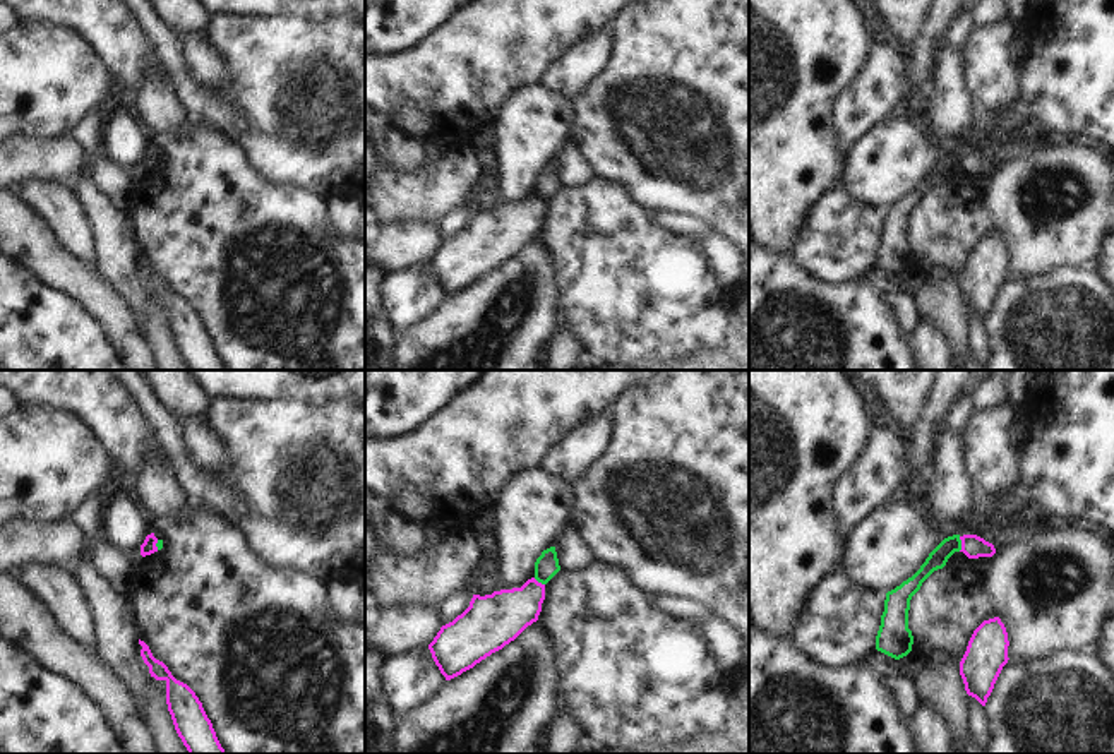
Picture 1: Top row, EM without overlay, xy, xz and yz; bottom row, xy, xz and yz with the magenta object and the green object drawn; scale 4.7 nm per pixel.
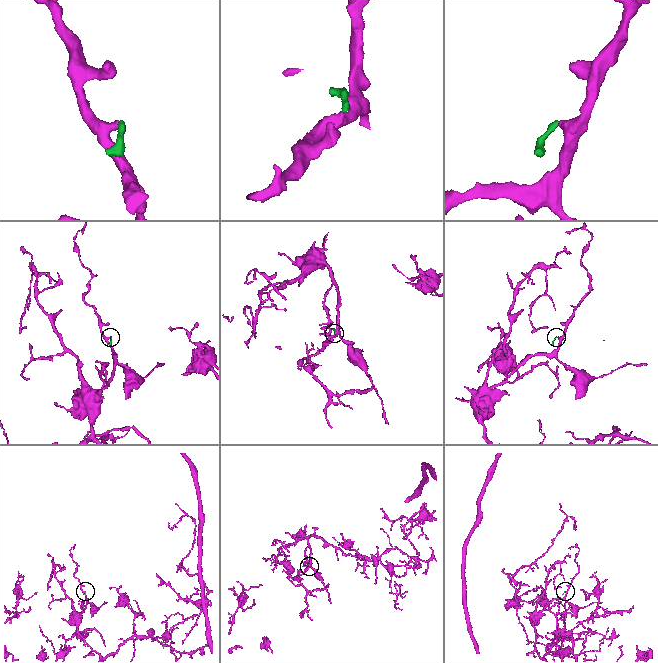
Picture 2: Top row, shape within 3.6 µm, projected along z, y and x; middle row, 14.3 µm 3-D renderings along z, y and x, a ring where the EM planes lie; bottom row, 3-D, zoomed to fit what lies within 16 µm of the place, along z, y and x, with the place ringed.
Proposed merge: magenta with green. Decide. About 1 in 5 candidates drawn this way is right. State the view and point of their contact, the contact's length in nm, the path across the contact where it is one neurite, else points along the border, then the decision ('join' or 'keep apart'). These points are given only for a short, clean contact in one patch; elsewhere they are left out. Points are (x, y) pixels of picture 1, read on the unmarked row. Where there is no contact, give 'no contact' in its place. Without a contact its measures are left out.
yz (962, 160) | 70 nm | along yz (958, 153), (960, 167) | keep apart

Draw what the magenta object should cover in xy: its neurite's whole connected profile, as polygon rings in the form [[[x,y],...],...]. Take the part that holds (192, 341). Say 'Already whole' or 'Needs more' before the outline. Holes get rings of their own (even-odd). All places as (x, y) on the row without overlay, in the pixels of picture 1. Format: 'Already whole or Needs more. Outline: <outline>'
Already whole. Outline: [[[139,255],[139,260],[142,262],[141,272],[149,283],[151,293],[166,298],[168,327],[189,370],[226,370],[195,308],[187,300],[177,296],[168,283],[153,272],[144,257]]]

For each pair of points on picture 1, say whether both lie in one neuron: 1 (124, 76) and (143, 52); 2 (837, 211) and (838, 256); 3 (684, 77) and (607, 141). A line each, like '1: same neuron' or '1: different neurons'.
1: same neuron
2: same neuron
3: same neuron

